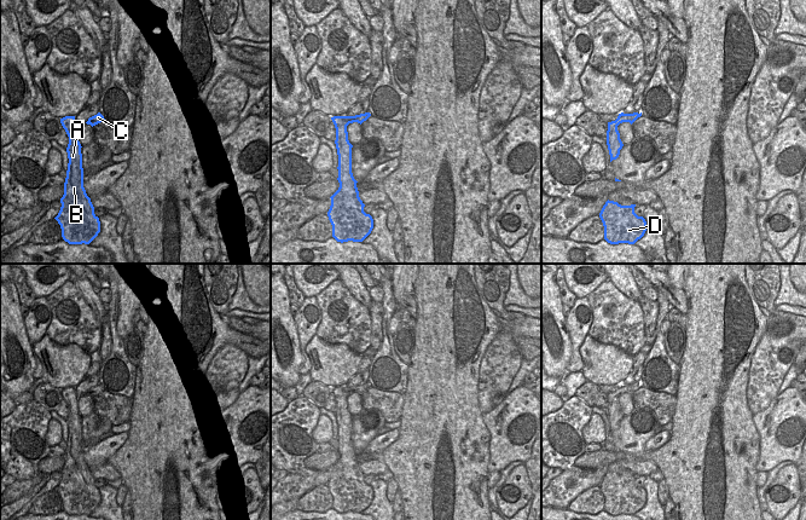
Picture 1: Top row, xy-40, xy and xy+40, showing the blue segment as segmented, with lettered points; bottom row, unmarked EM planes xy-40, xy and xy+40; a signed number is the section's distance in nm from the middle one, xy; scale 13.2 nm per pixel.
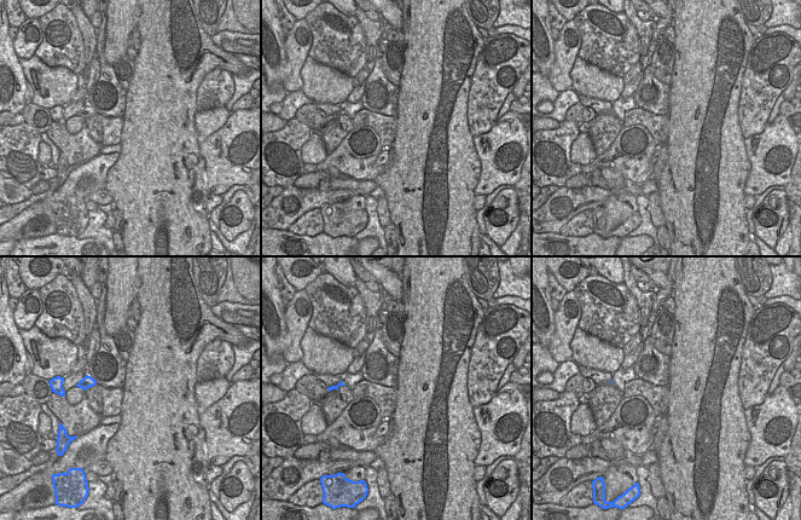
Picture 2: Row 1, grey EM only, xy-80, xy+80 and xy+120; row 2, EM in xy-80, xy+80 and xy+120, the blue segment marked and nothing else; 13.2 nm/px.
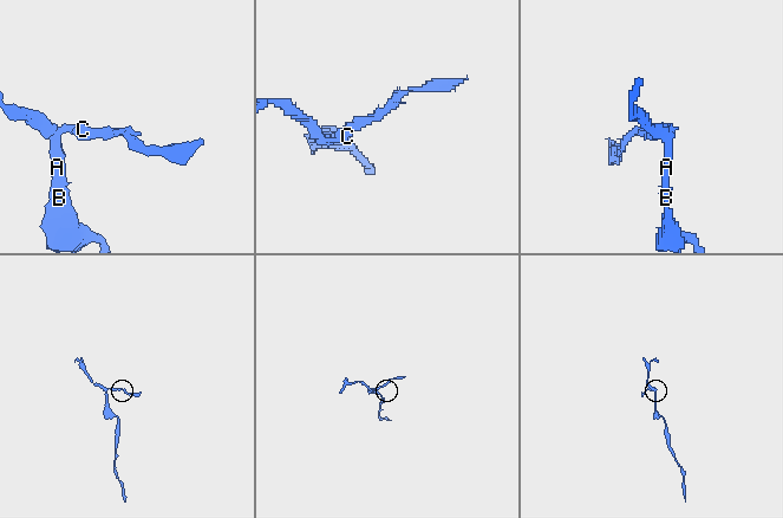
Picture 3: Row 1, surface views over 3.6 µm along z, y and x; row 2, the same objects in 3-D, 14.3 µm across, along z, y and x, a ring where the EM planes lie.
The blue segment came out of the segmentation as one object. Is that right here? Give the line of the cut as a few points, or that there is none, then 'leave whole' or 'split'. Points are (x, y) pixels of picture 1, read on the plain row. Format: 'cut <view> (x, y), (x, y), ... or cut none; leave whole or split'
cut xy+40 (616, 397), (608, 402); split

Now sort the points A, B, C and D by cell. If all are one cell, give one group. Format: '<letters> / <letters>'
A B D / C

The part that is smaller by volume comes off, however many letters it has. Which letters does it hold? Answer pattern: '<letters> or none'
C

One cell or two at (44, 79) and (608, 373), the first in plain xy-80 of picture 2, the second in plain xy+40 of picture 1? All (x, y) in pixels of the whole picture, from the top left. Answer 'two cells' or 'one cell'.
one cell

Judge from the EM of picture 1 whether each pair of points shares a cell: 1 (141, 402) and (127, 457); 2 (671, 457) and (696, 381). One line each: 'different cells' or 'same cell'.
1: same cell
2: same cell

